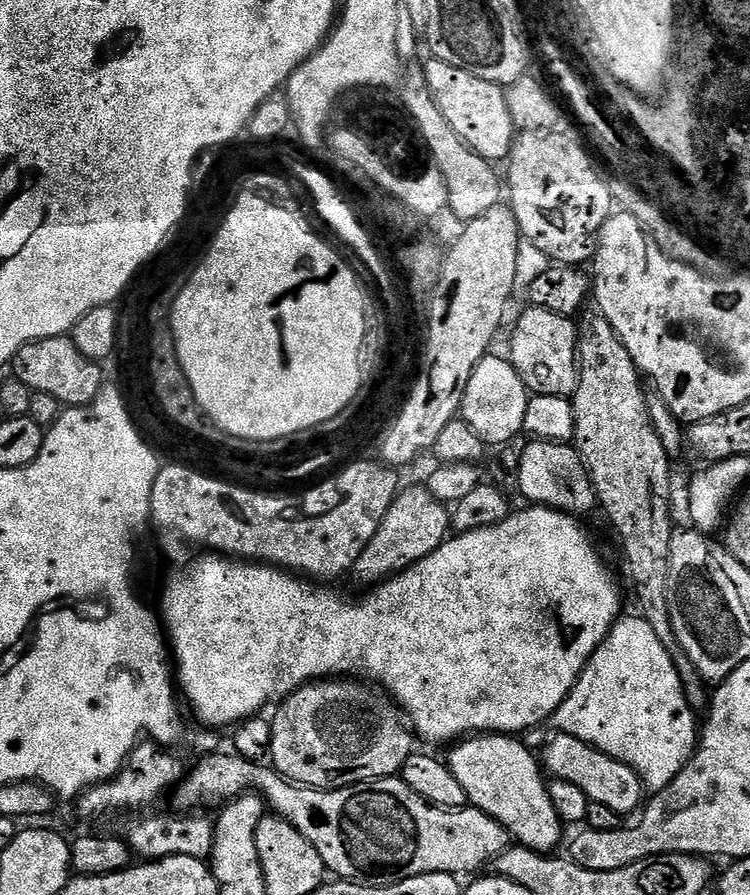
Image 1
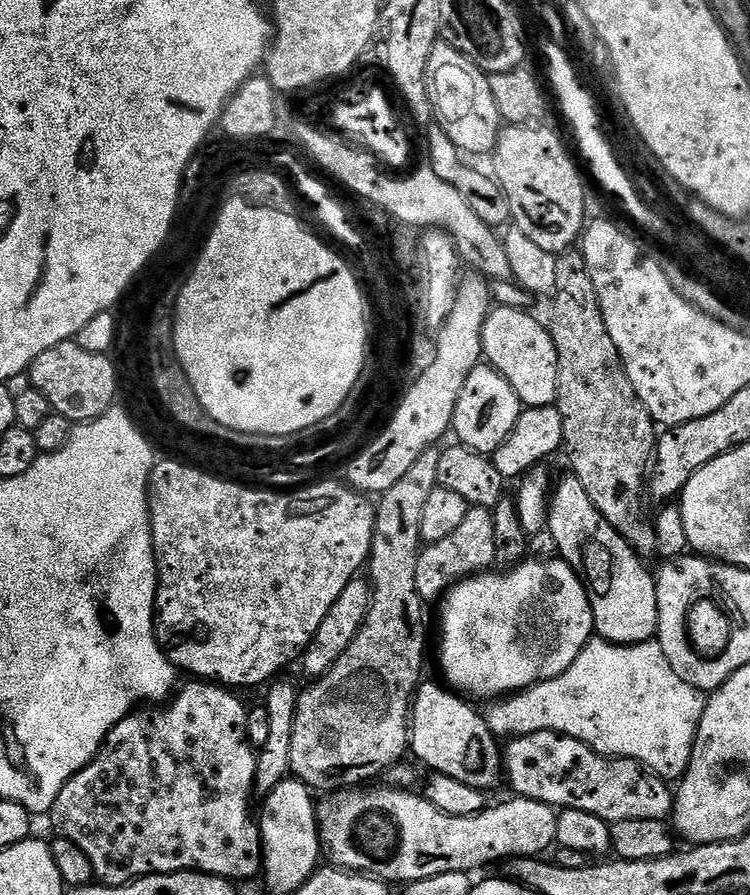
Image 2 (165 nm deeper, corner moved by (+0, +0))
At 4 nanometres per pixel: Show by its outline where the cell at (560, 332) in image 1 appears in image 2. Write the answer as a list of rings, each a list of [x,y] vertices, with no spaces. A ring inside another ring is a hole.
[[[493,307],[482,326],[483,359],[498,374],[502,374],[502,378],[506,378],[506,382],[510,382],[514,394],[518,394],[524,408],[555,404],[556,395],[560,389],[558,386],[558,350],[554,350],[554,338],[551,331],[545,325],[543,328],[532,315],[531,311],[523,312],[517,308]]]

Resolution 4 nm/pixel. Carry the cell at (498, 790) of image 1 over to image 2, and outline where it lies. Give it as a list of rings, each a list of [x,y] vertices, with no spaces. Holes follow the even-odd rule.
[[[424,682],[416,689],[410,713],[411,755],[416,755],[432,772],[458,778],[466,786],[491,790],[502,780],[501,745],[496,745],[497,737],[492,735],[483,715],[475,712],[463,695],[440,684]]]

